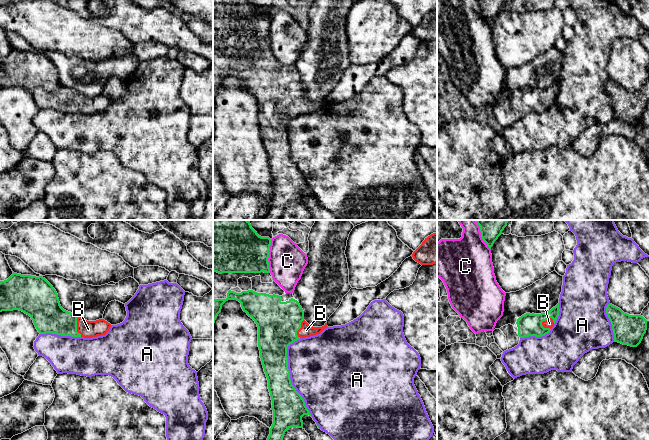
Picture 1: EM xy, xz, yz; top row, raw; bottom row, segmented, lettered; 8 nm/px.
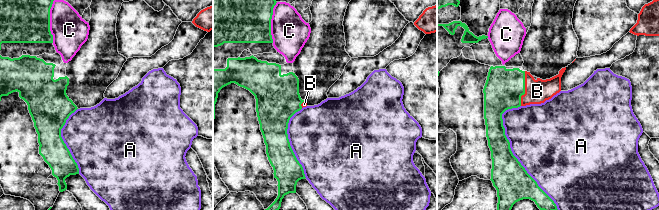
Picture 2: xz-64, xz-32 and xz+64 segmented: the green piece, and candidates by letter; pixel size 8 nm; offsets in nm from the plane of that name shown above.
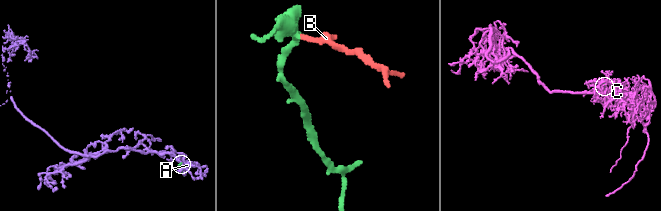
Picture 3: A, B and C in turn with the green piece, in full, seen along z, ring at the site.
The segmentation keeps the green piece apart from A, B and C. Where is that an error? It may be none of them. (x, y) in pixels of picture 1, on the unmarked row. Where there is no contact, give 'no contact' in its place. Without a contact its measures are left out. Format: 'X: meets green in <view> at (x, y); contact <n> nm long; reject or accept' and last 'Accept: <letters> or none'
A: meets green in xz at (289, 152); contact 650 nm long; reject
B: meets green in yz at (542, 101); contact 110 nm long; accept
C: meets green in xz at (268, 32); contact 280 nm long; reject
Accept: B

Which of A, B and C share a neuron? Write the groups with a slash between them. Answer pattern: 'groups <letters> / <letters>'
groups A / B / C

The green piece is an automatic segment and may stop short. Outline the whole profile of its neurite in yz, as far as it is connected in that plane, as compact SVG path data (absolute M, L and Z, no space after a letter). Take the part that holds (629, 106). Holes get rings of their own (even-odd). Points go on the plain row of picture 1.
M608 80L606 90L611 98L614 118L637 123L647 106L647 96L641 91L629 91Z

